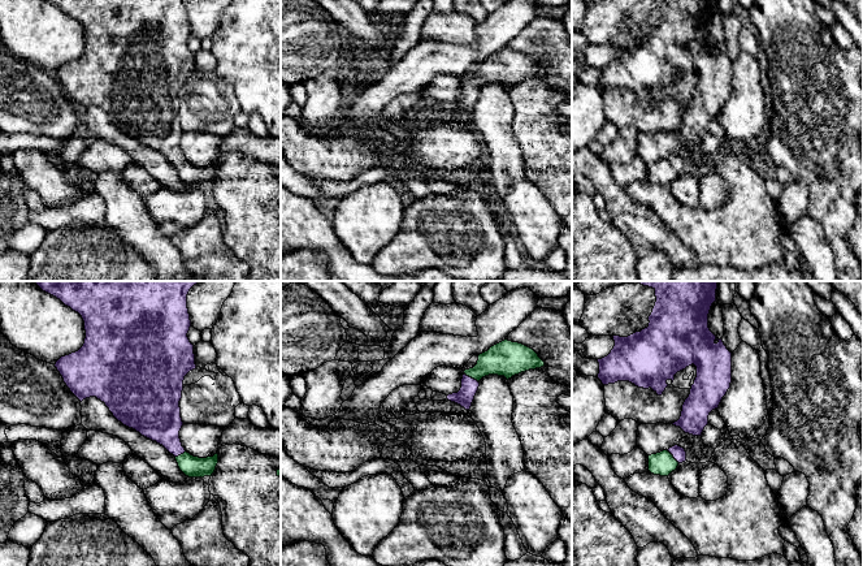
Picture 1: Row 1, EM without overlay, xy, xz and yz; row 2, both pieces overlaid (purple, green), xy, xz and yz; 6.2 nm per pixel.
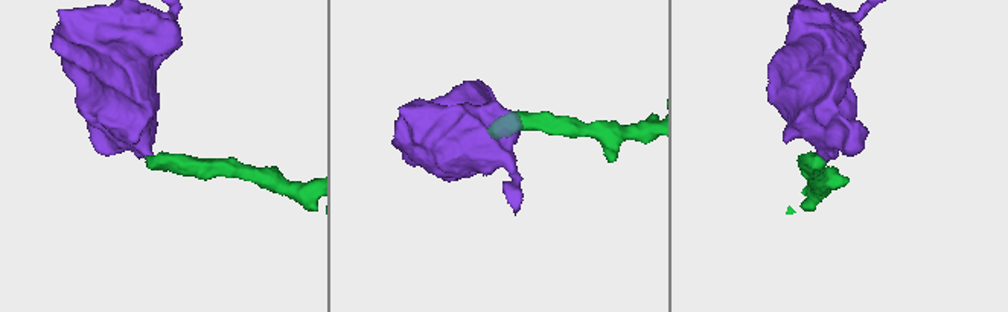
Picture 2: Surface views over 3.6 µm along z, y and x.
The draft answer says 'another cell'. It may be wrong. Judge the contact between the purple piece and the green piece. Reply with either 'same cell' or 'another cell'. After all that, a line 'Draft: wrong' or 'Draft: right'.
same cell
Draft: wrong

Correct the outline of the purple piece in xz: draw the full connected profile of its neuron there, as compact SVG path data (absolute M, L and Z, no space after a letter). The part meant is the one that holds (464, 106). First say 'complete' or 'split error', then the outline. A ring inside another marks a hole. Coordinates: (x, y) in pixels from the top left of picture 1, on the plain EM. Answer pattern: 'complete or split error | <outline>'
split error | M504 48L478 64L477 73L464 79L460 99L448 103L447 108L469 118L482 86L498 83L508 88L515 83L543 74L545 70L533 57Z

